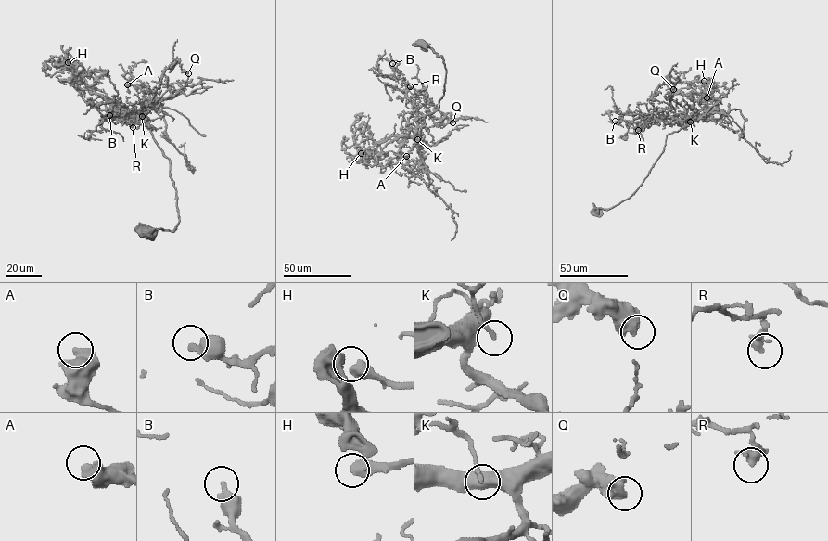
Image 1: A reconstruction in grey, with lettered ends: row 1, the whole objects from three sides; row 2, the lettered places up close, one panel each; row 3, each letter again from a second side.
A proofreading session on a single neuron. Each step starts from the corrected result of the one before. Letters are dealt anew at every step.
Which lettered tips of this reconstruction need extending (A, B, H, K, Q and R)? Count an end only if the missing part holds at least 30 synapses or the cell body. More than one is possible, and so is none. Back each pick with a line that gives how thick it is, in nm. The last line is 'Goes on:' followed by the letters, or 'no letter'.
Goes on: no letter

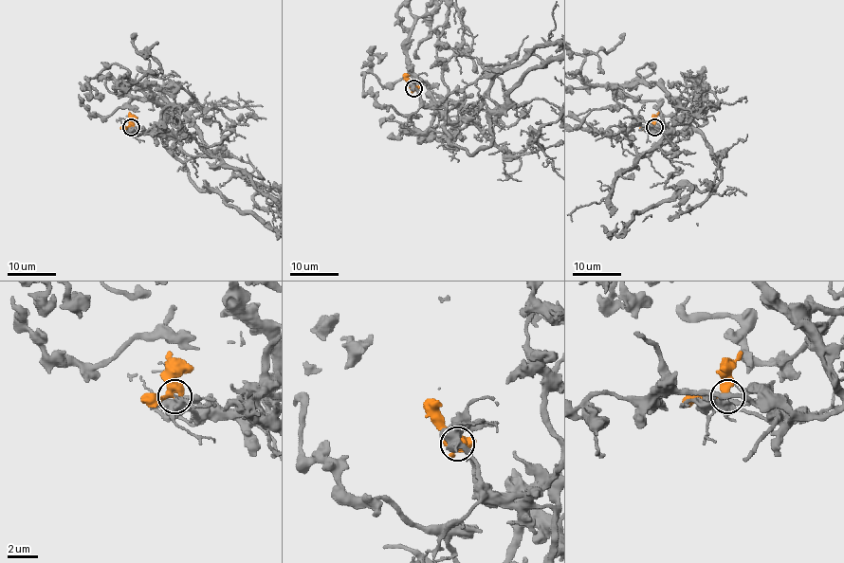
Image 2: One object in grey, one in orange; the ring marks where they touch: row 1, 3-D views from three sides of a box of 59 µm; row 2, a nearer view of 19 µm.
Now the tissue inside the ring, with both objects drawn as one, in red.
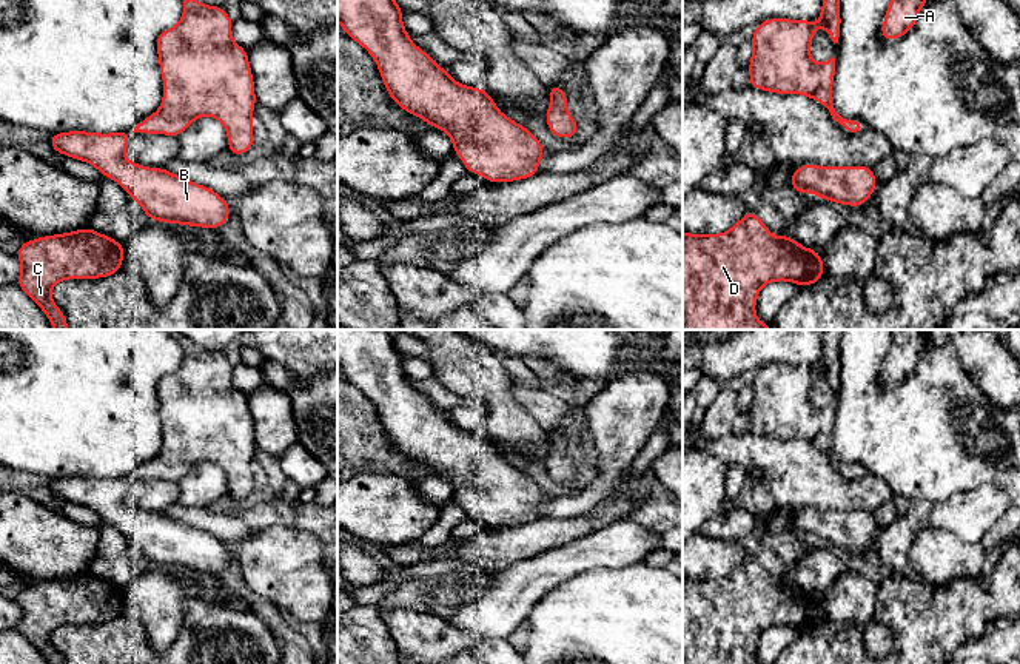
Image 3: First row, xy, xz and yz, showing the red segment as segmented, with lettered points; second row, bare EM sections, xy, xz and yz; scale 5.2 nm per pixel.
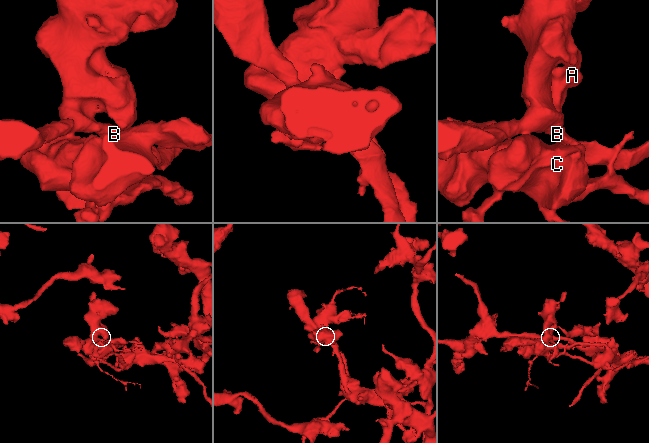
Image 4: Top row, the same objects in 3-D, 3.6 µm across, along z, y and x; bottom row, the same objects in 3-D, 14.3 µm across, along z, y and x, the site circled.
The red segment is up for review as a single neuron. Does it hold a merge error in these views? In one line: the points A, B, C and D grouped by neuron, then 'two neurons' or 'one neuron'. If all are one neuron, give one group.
A B C D | one neuron

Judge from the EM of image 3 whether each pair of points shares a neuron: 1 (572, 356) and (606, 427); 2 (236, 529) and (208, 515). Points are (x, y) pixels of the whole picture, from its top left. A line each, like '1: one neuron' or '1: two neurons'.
1: two neurons
2: one neuron

